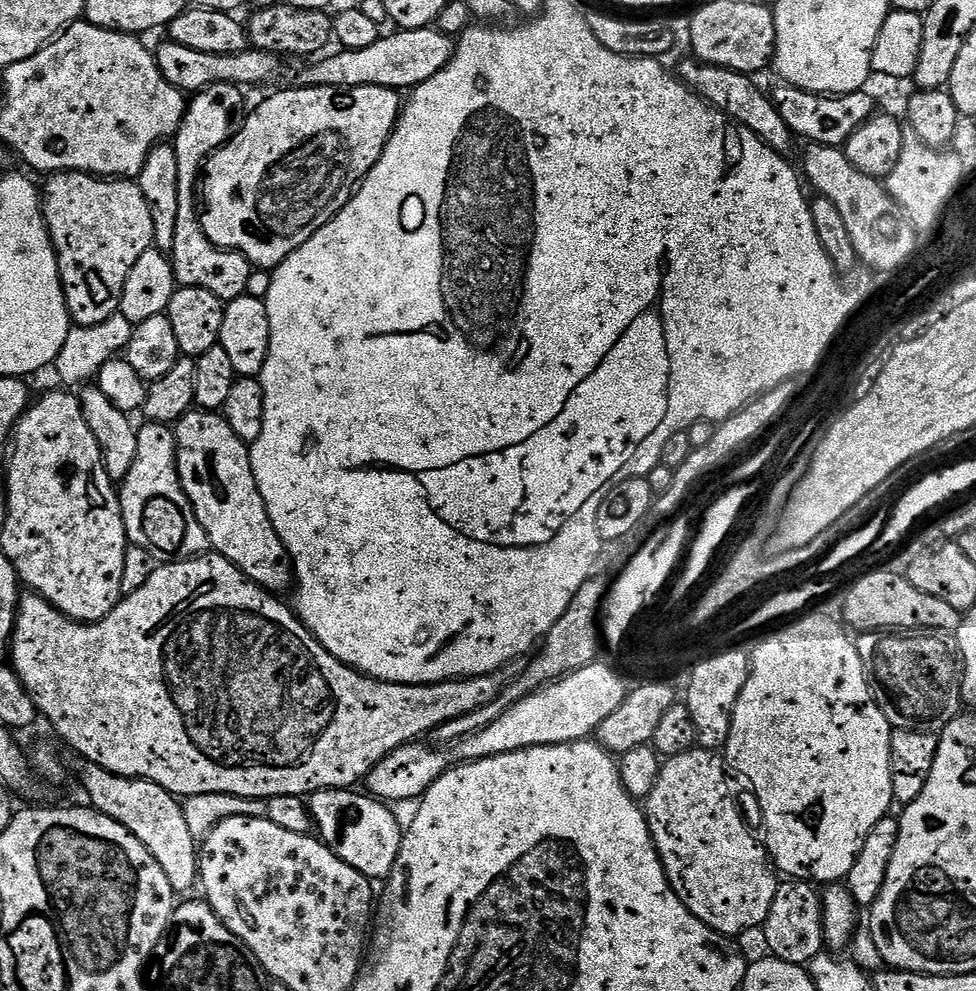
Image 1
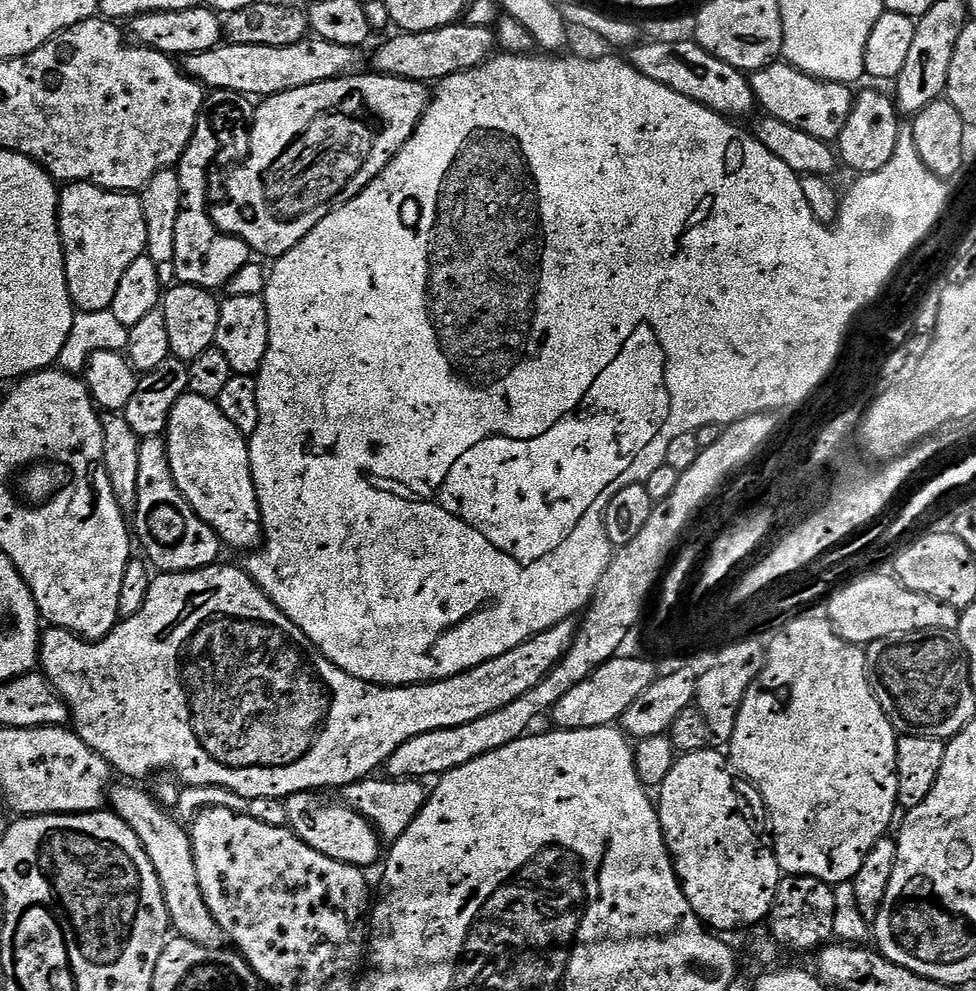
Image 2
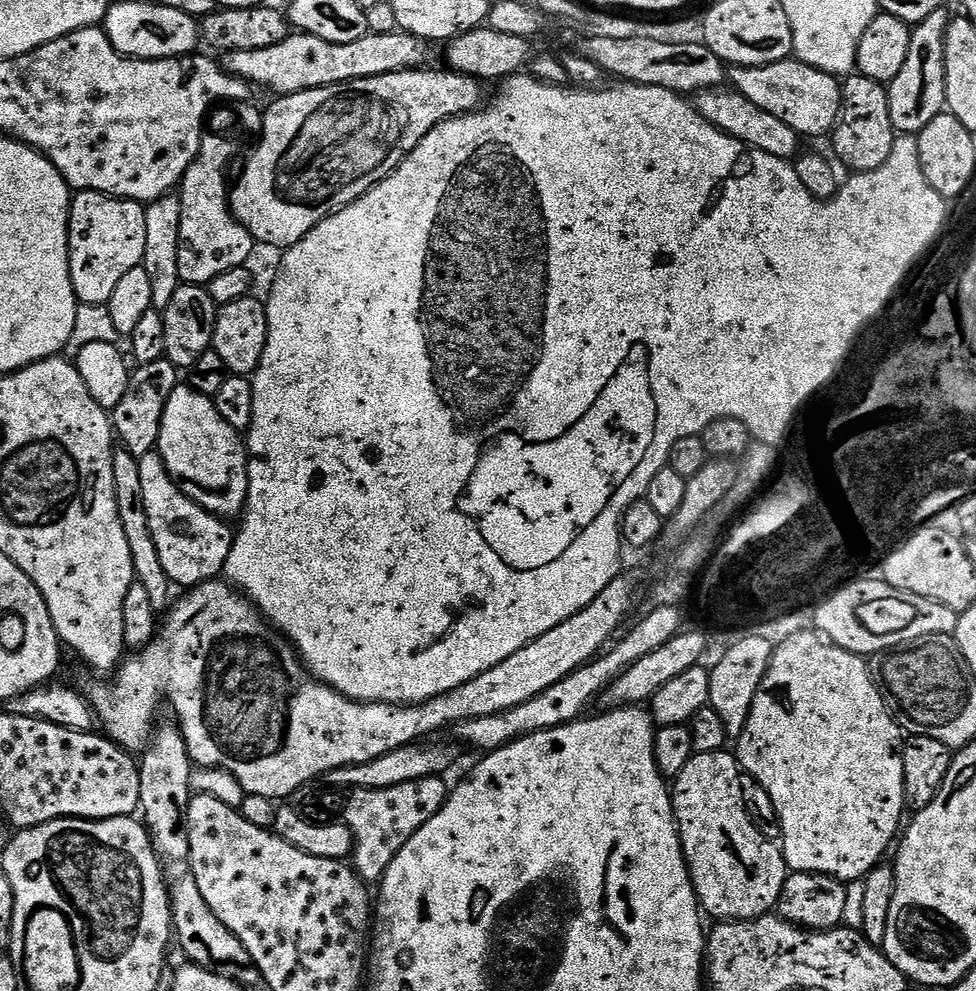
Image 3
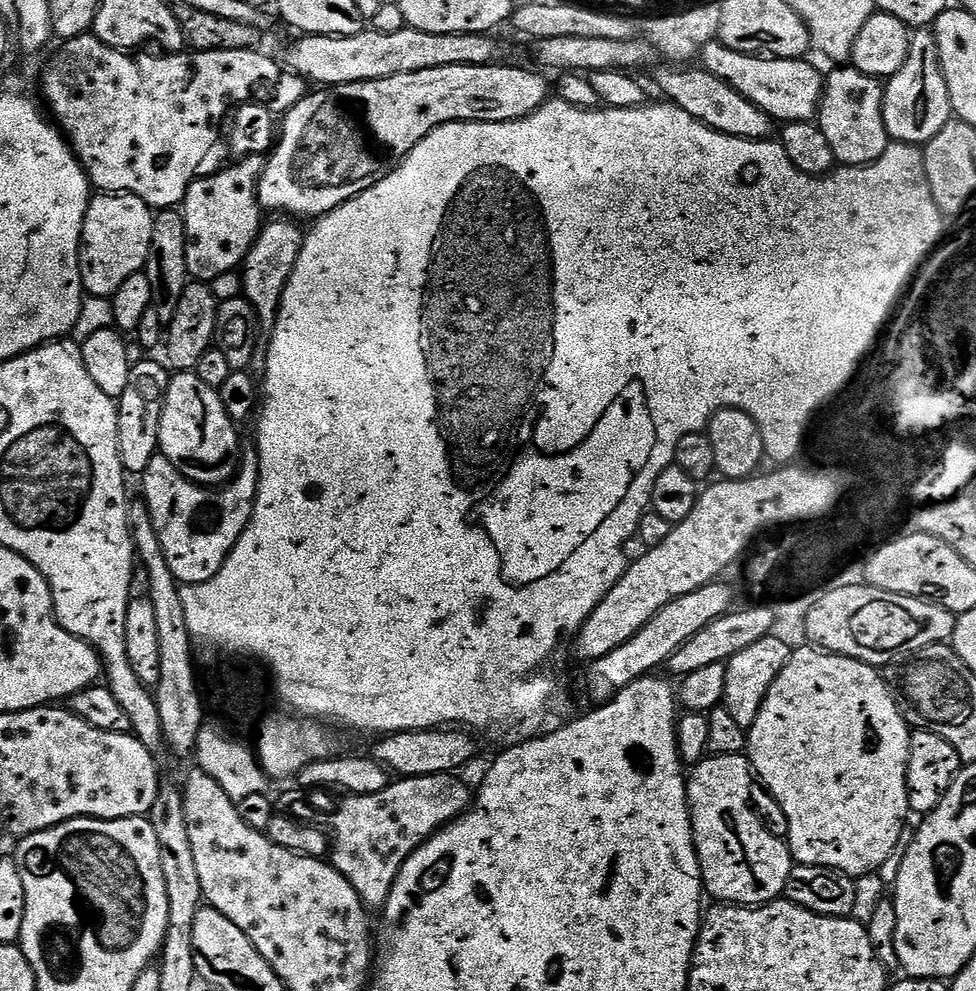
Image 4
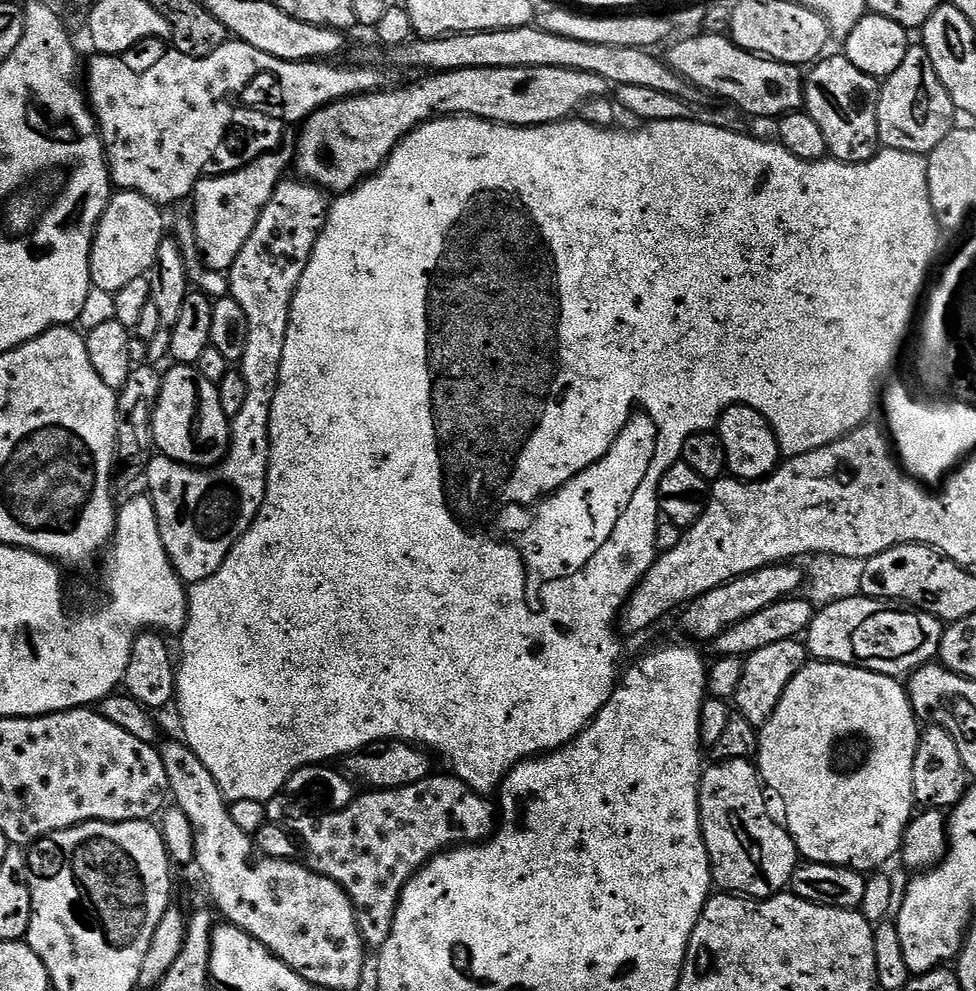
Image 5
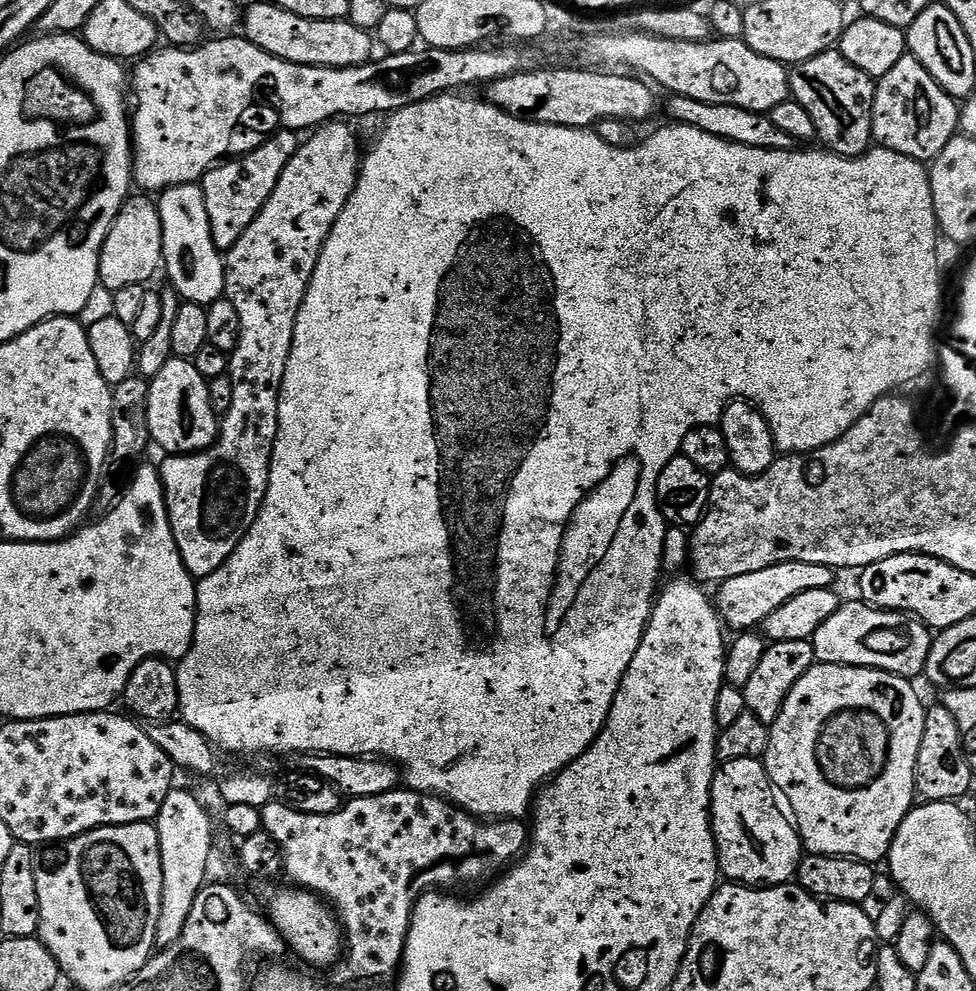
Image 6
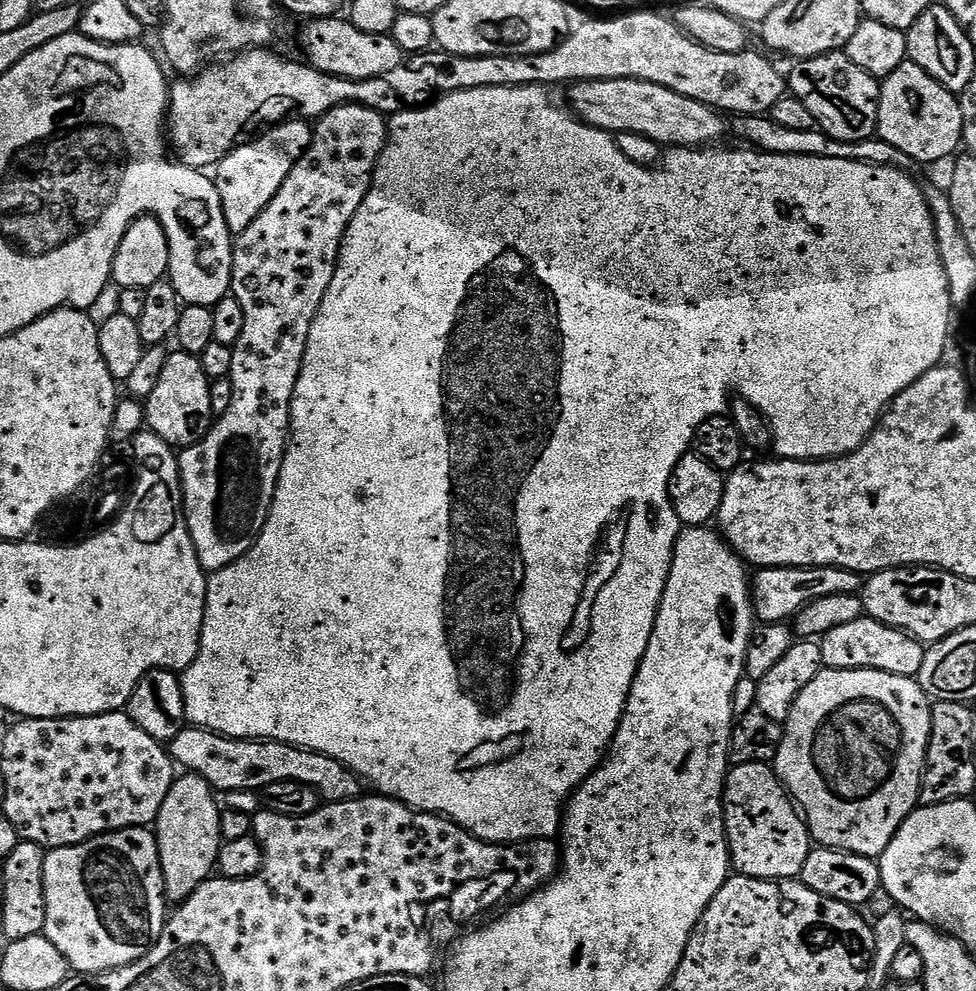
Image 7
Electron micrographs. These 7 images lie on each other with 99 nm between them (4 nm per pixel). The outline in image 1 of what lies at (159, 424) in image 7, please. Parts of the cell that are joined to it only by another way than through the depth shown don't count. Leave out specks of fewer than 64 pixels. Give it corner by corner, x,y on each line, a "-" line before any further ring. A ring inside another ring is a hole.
193,410
177,420
176,469
194,514
208,535
208,543
260,588
273,594
293,583
288,549
270,522
262,494
252,473
252,453
230,430
223,415

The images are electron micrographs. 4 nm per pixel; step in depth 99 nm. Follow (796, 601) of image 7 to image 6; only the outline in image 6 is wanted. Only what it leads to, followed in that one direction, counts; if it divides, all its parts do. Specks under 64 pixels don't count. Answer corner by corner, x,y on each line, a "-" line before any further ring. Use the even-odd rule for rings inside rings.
782,562
774,566
766,566
766,570
754,570
754,574
738,574
738,578
723,581
715,589
714,603
721,620
733,633
739,634
759,629
761,622
778,606
786,606
790,598
805,593
806,590
822,590
832,588
833,569
814,562

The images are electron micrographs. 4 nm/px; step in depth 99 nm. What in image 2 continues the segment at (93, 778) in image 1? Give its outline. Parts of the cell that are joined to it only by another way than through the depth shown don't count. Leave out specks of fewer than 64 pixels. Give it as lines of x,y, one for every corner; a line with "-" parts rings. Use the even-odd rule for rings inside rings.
136,782
120,783
110,792
111,811
138,834
154,866
154,874
158,874
171,927
175,931
177,928
181,937
207,948
225,947
226,937
222,926
218,926
218,922
210,914
210,906
206,906
206,898
202,898
202,886
198,886
198,870
194,870
194,850
189,829
149,789
147,792
146,789
139,788
136,785
139,783

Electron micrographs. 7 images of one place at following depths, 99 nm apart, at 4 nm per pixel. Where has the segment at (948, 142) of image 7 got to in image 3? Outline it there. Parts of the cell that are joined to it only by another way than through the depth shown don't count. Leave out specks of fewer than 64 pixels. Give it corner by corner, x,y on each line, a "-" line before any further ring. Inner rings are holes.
941,10
930,14
930,18
926,18
912,28
910,54
906,54
906,62
898,73
898,78
894,78
891,84
887,85
890,98
890,122
894,122
897,133
918,134
945,111
944,43
950,19
949,13
946,13
947,11

